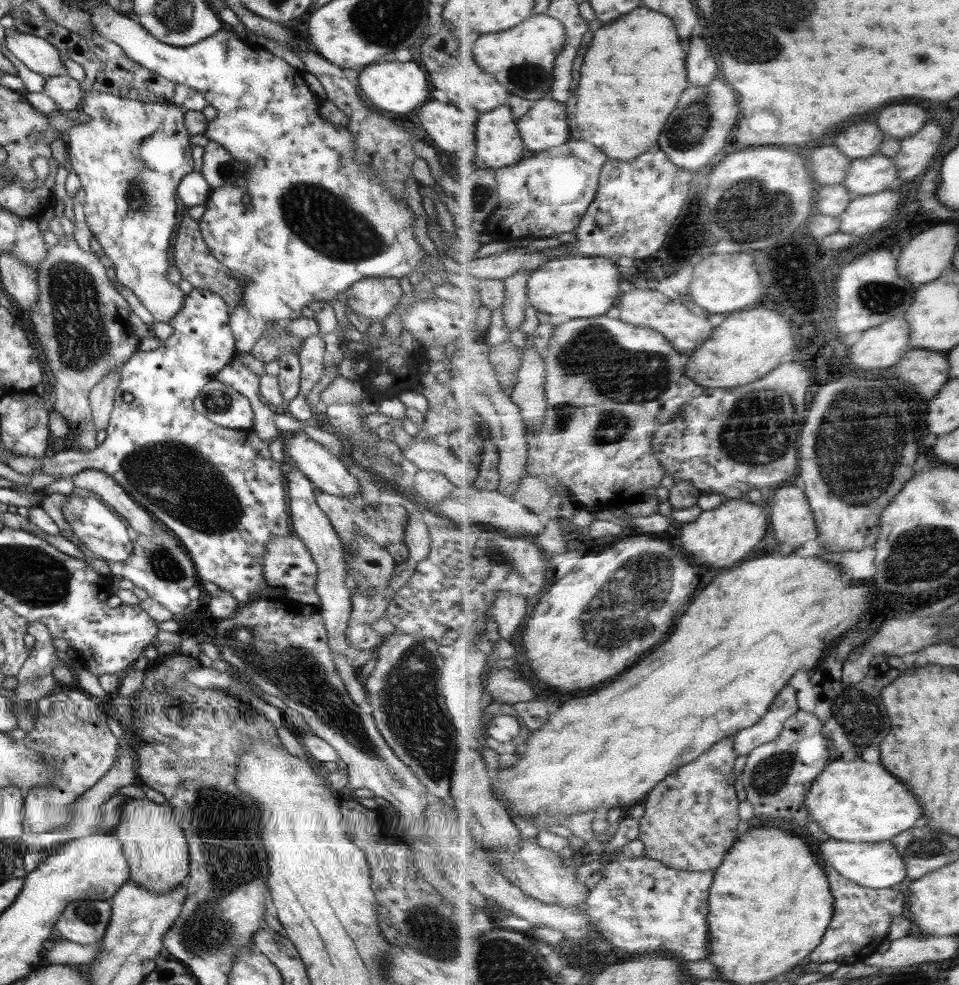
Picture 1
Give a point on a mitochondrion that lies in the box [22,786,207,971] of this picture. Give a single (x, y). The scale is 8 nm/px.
(86, 913)

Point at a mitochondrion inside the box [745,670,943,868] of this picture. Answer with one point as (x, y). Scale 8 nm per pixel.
(858, 714)

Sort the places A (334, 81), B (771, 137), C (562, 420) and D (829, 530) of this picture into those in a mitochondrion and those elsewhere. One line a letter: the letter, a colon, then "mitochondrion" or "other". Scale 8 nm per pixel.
A: other
B: other
C: mitochondrion
D: other

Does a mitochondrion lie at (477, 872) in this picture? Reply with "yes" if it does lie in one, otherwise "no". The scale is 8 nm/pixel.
no

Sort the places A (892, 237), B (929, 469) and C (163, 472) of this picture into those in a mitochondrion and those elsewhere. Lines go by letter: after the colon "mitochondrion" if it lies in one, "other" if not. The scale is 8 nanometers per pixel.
A: other
B: other
C: mitochondrion

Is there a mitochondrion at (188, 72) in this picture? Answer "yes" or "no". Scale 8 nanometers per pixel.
no

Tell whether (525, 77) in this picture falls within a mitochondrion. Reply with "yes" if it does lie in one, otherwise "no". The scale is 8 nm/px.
yes

